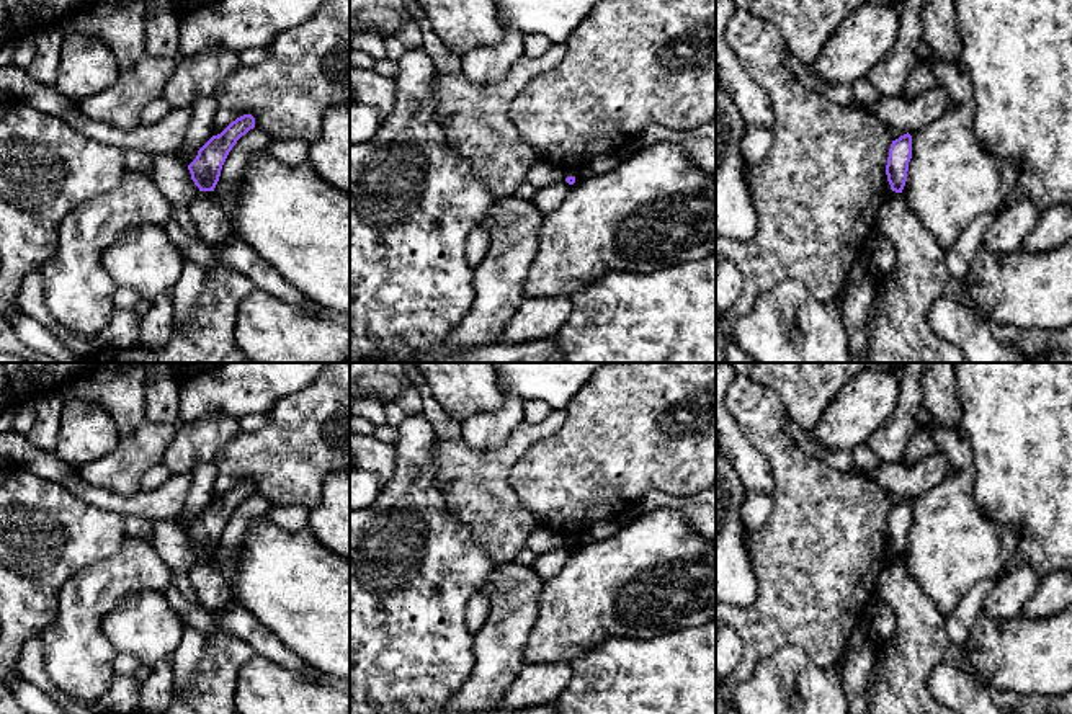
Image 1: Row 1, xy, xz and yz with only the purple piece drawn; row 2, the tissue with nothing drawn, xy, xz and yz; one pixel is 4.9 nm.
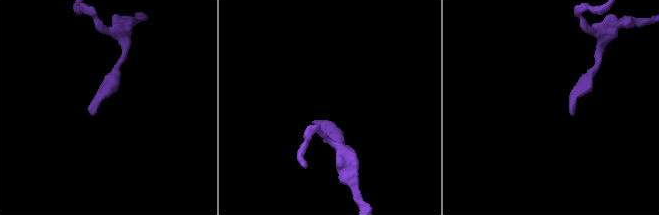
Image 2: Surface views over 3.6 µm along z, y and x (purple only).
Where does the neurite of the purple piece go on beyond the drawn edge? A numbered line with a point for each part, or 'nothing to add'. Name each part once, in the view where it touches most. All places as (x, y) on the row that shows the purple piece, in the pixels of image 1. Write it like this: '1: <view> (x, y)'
nothing to add

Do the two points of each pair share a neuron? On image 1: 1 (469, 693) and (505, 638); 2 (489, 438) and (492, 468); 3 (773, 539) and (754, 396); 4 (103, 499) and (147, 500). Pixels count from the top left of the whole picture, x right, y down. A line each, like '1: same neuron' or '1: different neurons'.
1: same neuron
2: different neurons
3: same neuron
4: same neuron

